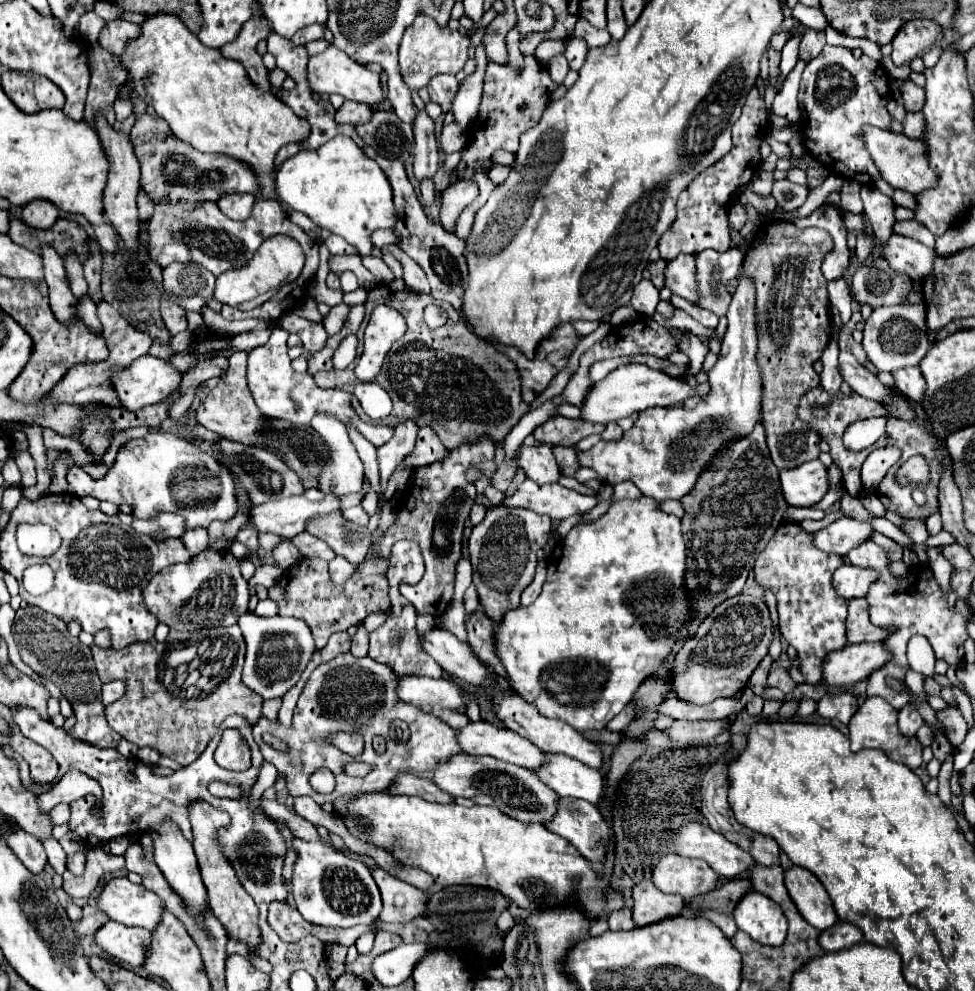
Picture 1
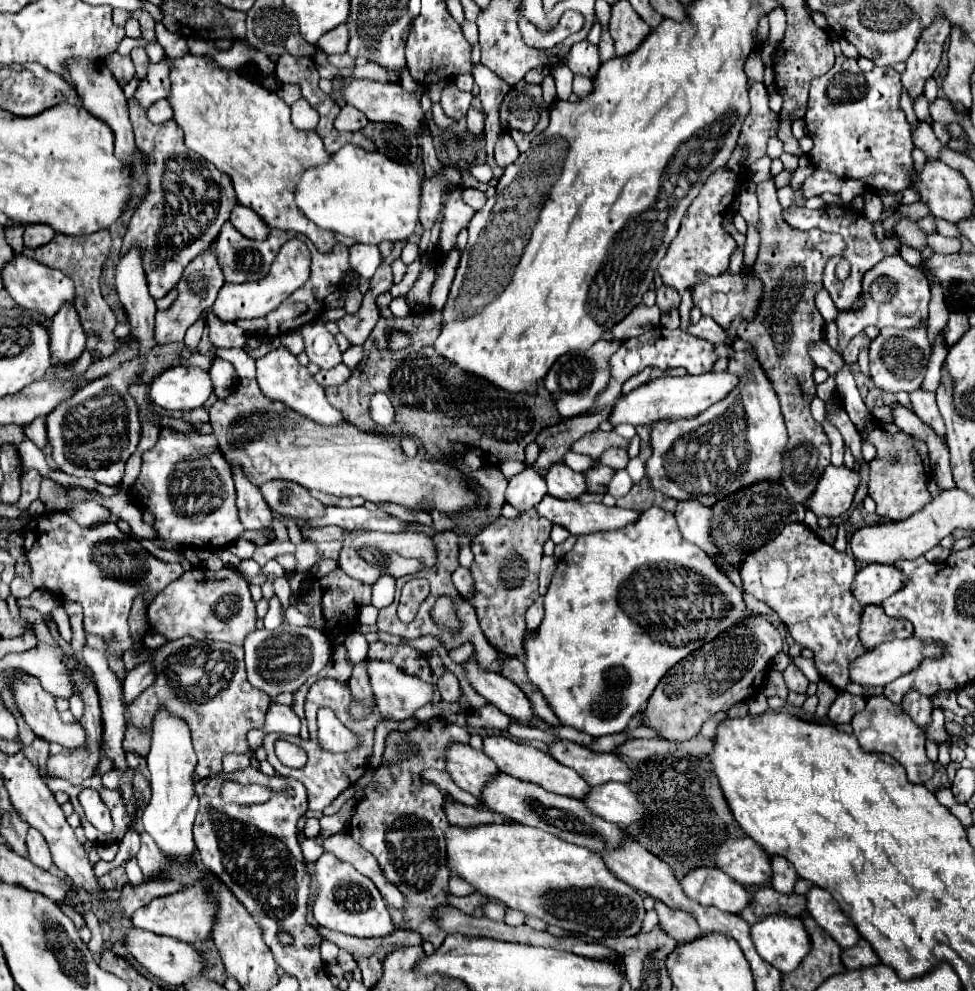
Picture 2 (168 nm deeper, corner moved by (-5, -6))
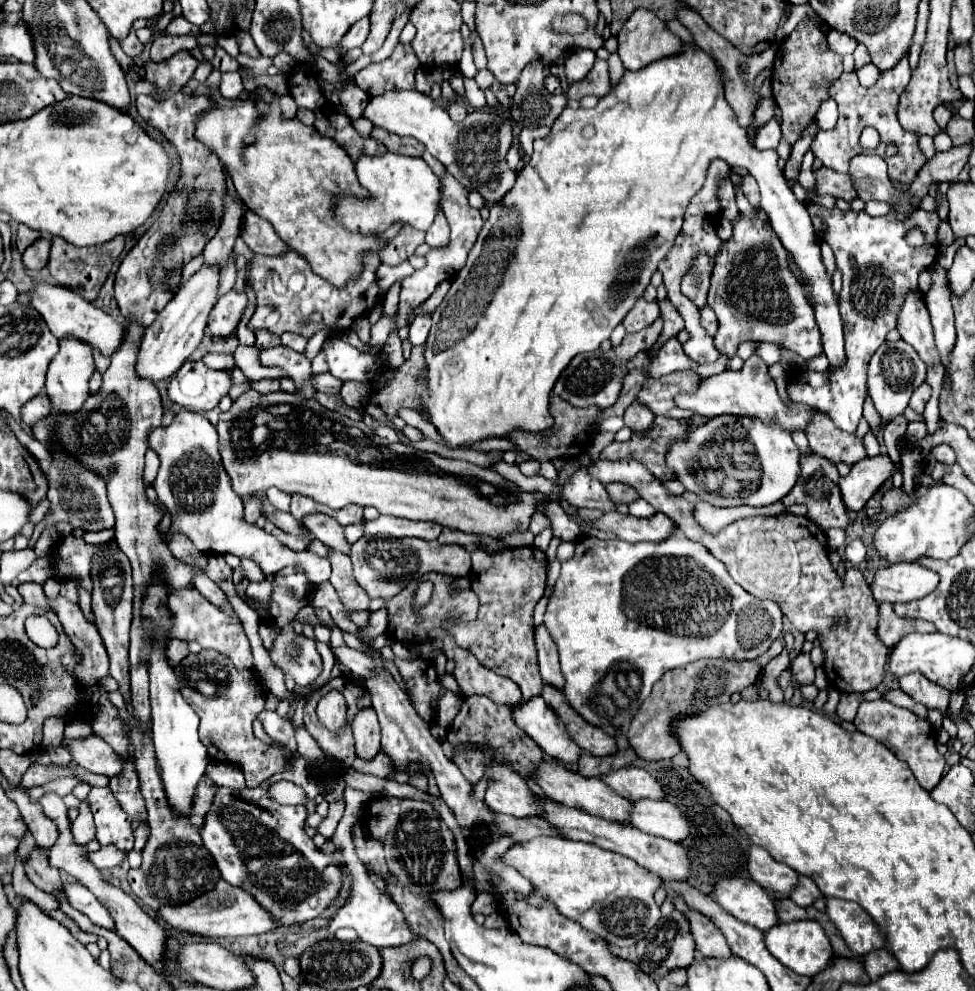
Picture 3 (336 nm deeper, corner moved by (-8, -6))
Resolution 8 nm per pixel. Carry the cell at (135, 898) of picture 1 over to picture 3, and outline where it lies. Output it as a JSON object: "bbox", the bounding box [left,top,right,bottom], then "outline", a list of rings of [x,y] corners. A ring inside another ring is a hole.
{"bbox":[157,881,279,939],"outline":[[[217,881],[215,889],[205,891],[197,899],[185,903],[185,905],[175,905],[175,907],[161,907],[157,911],[157,917],[169,925],[173,931],[185,931],[191,935],[199,935],[205,939],[233,939],[241,935],[259,935],[277,929],[279,925],[263,911],[251,895],[247,895],[243,889],[229,885],[227,881]]]}

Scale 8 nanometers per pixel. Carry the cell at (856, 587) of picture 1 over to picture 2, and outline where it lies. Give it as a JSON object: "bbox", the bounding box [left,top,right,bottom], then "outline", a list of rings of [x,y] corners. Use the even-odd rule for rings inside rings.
{"bbox":[852,565,908,605],"outline":[[[866,565],[852,583],[852,593],[862,605],[880,605],[908,583],[908,577],[894,565]]]}

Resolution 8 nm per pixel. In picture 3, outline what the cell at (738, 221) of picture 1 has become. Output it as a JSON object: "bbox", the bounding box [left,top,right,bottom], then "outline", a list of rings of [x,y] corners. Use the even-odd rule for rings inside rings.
{"bbox":[743,175,761,207],"outline":[[[745,175],[745,177],[743,177],[743,195],[749,199],[749,203],[751,203],[753,207],[759,207],[759,203],[761,203],[759,187],[757,187],[757,183],[755,183],[755,179],[753,179],[751,175]]]}

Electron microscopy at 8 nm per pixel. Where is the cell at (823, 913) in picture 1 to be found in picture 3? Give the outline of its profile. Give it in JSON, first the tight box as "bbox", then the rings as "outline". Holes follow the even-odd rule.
{"bbox":[827,897,885,955],"outline":[[[827,897],[827,915],[835,923],[839,935],[855,955],[865,955],[873,949],[885,947],[885,937],[875,929],[873,919],[853,901]]]}

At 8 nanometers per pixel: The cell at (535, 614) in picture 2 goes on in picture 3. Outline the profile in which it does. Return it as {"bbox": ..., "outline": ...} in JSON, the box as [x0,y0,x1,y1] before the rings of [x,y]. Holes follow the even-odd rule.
{"bbox":[535,623,563,689],"outline":[[[543,623],[535,627],[535,643],[537,643],[537,651],[539,651],[541,677],[547,679],[547,683],[551,683],[553,687],[561,689],[563,687],[563,675],[559,671],[557,647],[555,647],[555,643],[553,643],[553,639],[551,639],[551,635]]]}

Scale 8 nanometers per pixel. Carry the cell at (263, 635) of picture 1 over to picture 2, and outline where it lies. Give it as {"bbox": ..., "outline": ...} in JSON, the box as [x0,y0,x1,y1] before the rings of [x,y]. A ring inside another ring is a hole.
{"bbox":[244,625,332,699],"outline":[[[280,625],[274,631],[268,629],[256,629],[250,633],[244,641],[244,653],[246,653],[246,671],[248,681],[266,691],[270,699],[276,699],[278,693],[294,693],[298,687],[306,683],[308,677],[314,677],[322,671],[322,667],[330,661],[332,643],[328,635],[320,629],[312,627],[294,627],[294,625]]]}

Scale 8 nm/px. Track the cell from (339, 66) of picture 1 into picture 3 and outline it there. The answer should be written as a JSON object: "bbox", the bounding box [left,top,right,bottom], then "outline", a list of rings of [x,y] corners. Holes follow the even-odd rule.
{"bbox":[363,89,517,203],"outline":[[[413,89],[385,91],[381,95],[370,97],[363,111],[363,118],[391,133],[419,139],[427,147],[427,151],[435,159],[439,159],[461,185],[479,191],[487,203],[495,203],[495,199],[503,197],[511,189],[511,183],[515,183],[517,171],[503,165],[513,139],[509,115],[473,111],[463,123],[455,123],[451,121],[447,111],[443,111],[439,105],[435,105],[433,99],[429,99],[429,95]]]}

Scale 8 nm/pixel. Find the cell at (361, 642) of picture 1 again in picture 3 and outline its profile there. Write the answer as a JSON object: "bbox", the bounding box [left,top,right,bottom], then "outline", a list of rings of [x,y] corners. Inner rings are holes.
{"bbox":[351,707,379,759],"outline":[[[361,707],[351,721],[355,753],[361,759],[373,759],[379,753],[379,723],[373,707]]]}

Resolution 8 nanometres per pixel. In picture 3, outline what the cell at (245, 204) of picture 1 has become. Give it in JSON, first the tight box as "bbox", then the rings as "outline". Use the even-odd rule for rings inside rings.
{"bbox":[241,211,287,255],"outline":[[[247,211],[243,215],[241,237],[247,247],[259,255],[281,255],[283,251],[287,251],[287,245],[279,239],[271,223],[259,219],[259,215],[255,215],[253,211]]]}

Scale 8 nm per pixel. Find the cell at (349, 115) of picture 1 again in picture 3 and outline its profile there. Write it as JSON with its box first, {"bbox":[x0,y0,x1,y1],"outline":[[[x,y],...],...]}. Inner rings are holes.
{"bbox":[341,83,369,119],"outline":[[[349,83],[343,91],[341,91],[341,105],[343,105],[343,111],[349,119],[359,119],[363,117],[363,109],[369,101],[369,95],[359,89],[355,83]]]}

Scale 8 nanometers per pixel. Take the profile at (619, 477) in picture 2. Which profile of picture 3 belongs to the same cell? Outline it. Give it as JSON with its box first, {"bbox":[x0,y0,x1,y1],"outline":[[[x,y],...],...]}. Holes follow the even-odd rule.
{"bbox":[629,499,655,517],"outline":[[[635,499],[629,503],[629,513],[635,515],[635,517],[647,517],[647,515],[653,515],[655,509],[645,501],[645,499]]]}

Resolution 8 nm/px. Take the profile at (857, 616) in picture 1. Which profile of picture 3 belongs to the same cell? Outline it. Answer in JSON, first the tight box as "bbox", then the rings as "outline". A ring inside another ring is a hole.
{"bbox":[877,603,935,647],"outline":[[[879,603],[879,623],[877,623],[877,637],[887,647],[893,647],[903,635],[907,633],[933,633],[935,627],[921,619],[903,619],[897,617],[891,603]]]}

